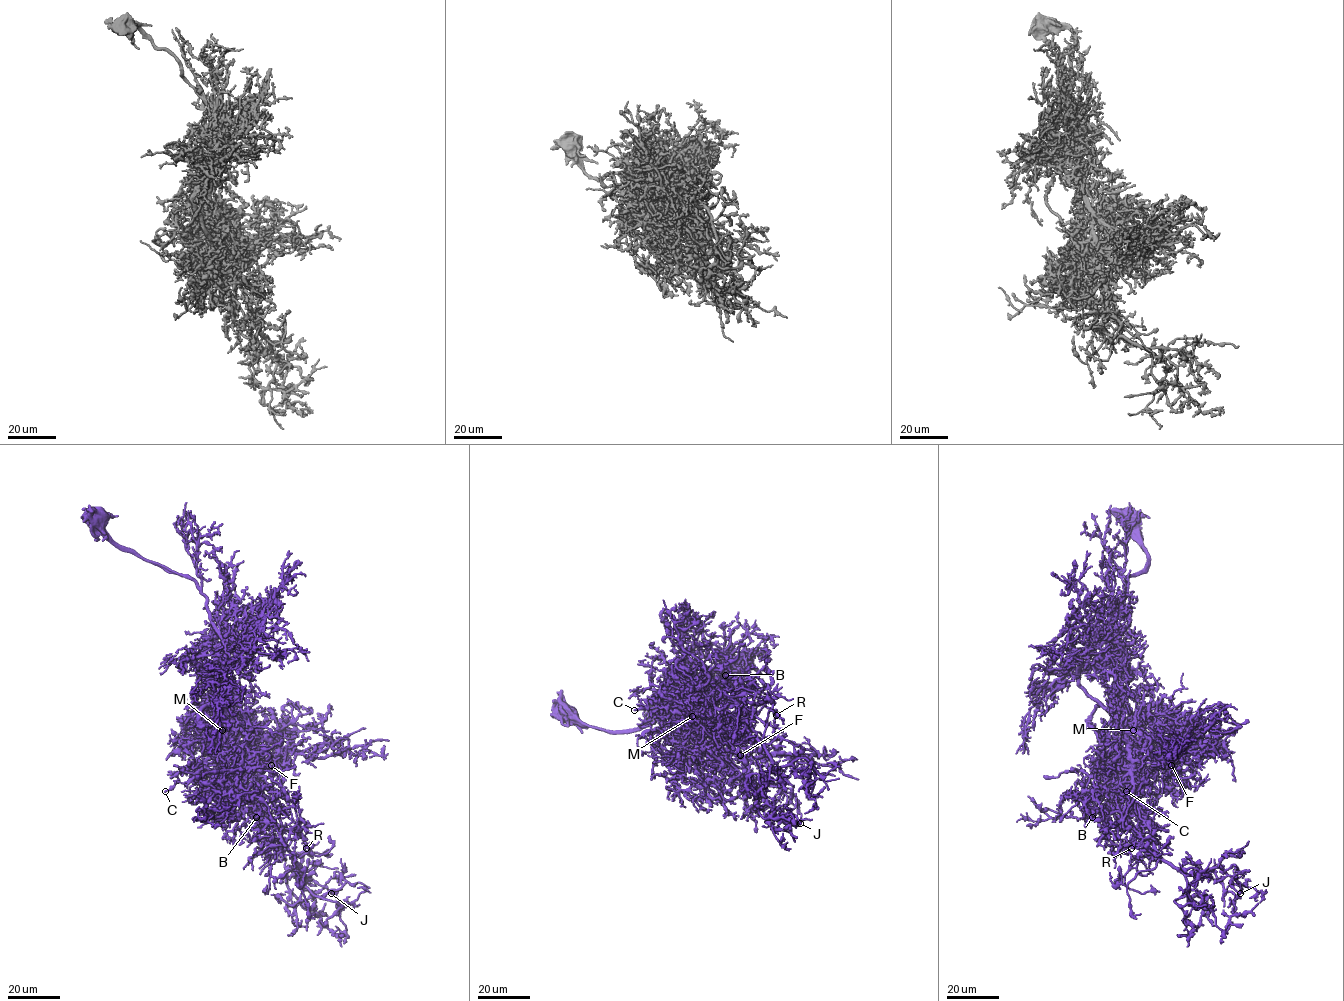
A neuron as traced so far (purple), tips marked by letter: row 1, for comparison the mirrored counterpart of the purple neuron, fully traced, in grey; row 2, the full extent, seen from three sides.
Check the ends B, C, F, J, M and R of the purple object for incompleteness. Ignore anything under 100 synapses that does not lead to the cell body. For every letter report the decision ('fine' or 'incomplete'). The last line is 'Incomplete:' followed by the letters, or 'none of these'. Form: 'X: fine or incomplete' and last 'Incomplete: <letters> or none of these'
B: fine
C: fine
F: fine
J: fine
M: fine
R: fine
Incomplete: none of these

